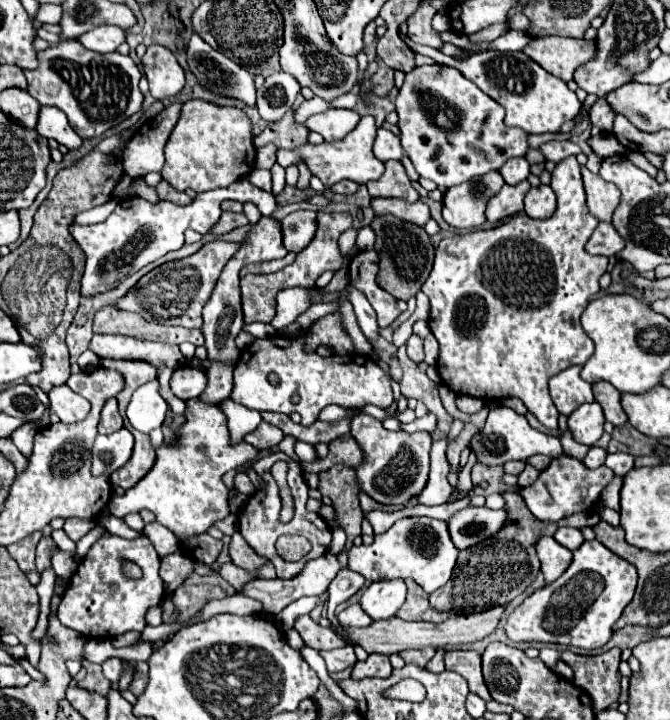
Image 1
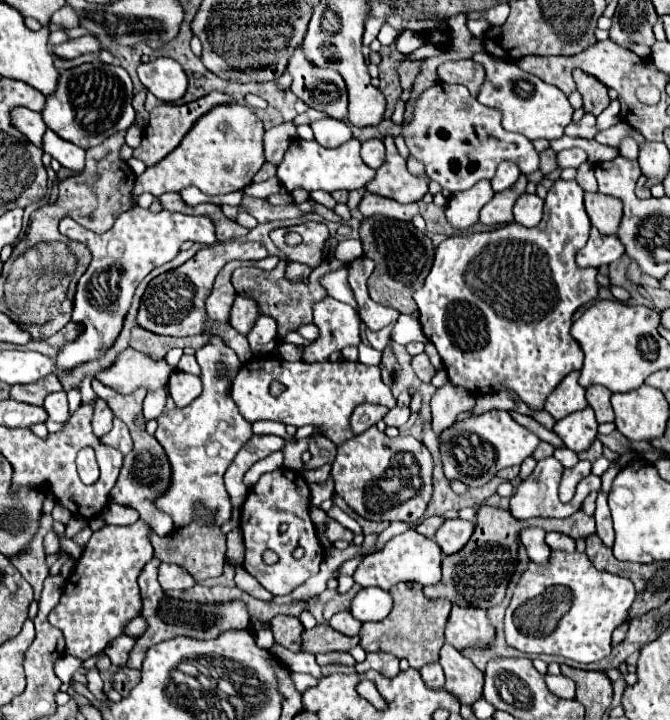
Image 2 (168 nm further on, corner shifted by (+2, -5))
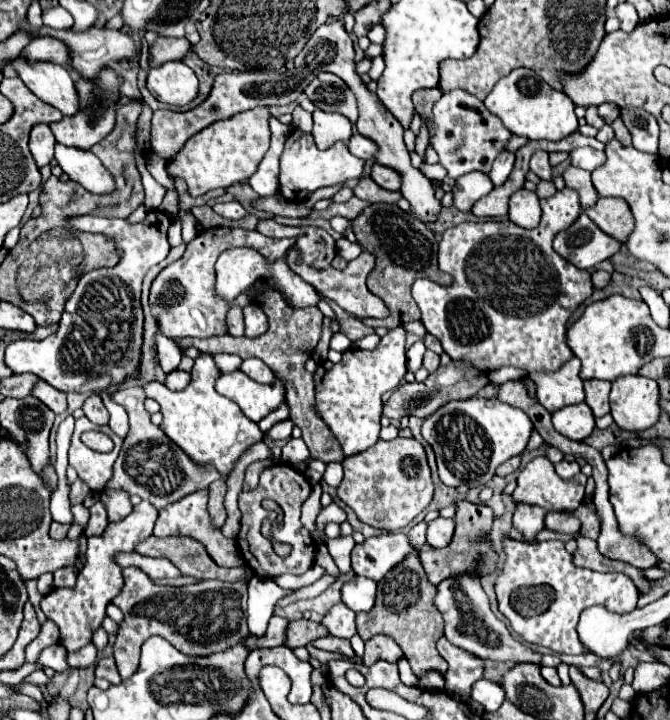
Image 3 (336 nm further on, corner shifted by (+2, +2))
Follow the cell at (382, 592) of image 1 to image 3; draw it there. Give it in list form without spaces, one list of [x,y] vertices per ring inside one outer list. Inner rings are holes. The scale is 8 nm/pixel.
[[[354,576],[342,586],[342,602],[354,612],[370,612],[376,602],[376,582]]]

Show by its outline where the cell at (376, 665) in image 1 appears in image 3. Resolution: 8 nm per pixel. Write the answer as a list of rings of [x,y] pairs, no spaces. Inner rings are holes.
[[[374,636],[366,642],[366,652],[364,652],[364,666],[372,666],[378,660],[388,660],[396,662],[402,656],[402,650],[396,642],[392,642],[388,636]]]

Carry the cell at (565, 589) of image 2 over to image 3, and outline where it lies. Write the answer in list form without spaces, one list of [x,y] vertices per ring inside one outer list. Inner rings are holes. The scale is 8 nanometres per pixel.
[[[508,540],[504,548],[506,564],[496,580],[498,608],[524,642],[546,646],[558,654],[590,654],[576,632],[580,614],[596,604],[604,604],[606,610],[614,614],[626,614],[636,608],[638,588],[628,576],[576,566],[562,540],[544,540],[536,544]]]

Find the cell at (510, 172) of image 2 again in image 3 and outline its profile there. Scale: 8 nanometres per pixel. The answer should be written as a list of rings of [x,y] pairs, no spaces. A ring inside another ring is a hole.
[[[508,150],[500,152],[498,158],[494,160],[494,166],[492,166],[490,174],[488,174],[490,180],[494,182],[494,186],[502,186],[506,182],[506,178],[510,176],[512,168],[514,168],[514,154],[508,152]]]

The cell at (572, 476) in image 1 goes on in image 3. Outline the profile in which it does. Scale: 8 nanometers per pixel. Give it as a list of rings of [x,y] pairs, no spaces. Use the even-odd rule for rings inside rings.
[[[536,456],[532,462],[526,464],[526,468],[520,470],[518,474],[518,486],[512,494],[512,500],[516,504],[530,504],[530,506],[540,506],[546,512],[570,512],[576,506],[580,506],[584,498],[584,486],[586,486],[586,476],[580,472],[574,476],[570,482],[560,480],[560,476],[554,470],[554,464],[546,456]]]

